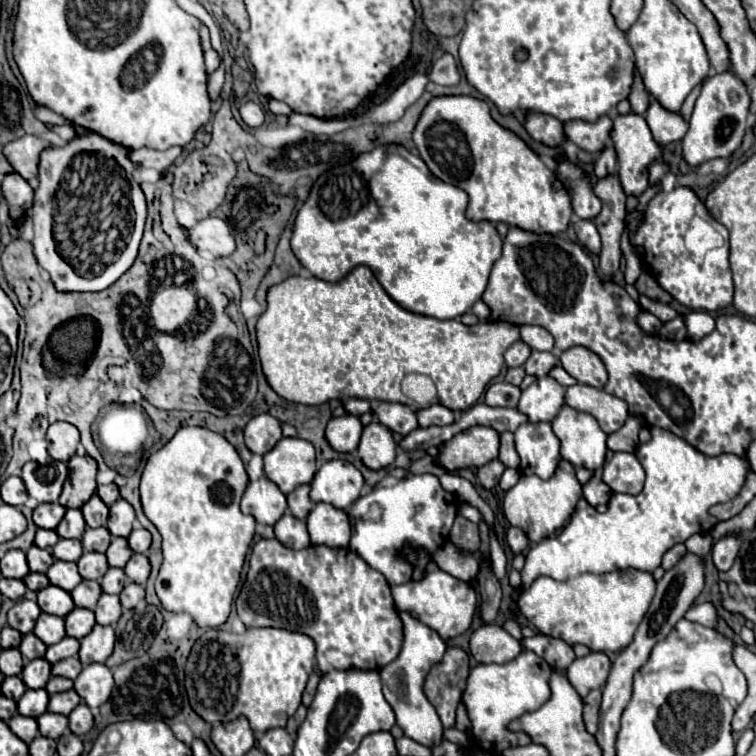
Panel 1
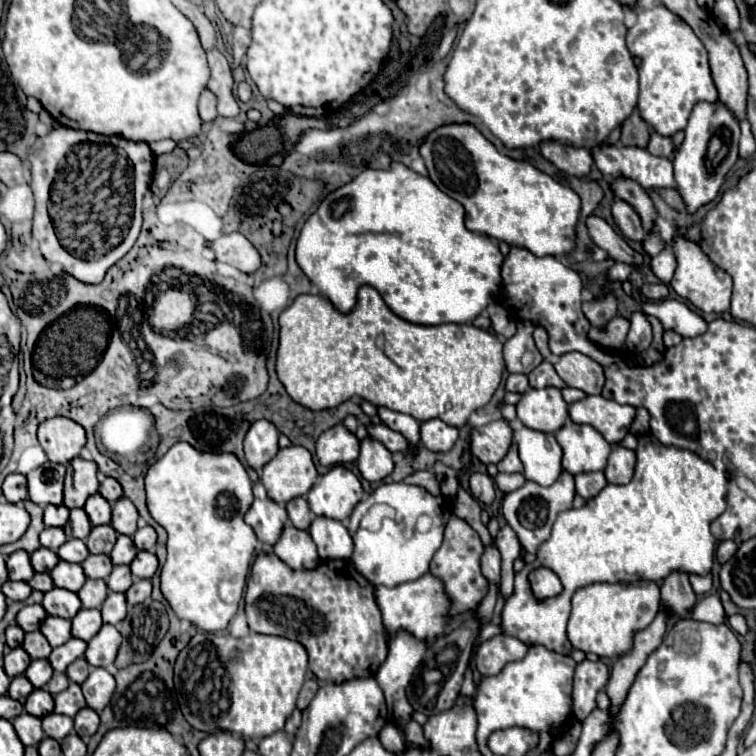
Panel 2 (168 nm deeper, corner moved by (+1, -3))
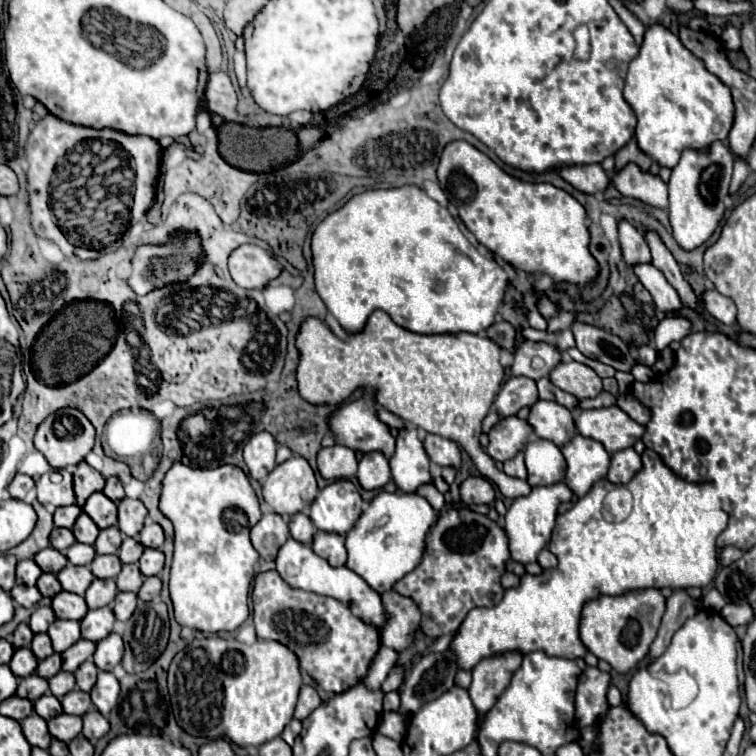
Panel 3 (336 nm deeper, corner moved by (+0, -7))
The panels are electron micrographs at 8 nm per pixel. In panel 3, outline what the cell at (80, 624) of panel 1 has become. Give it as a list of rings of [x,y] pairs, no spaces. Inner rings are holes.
[[[108,606],[98,608],[98,610],[88,610],[88,614],[80,620],[82,636],[86,640],[100,642],[102,638],[106,638],[114,630],[114,622],[116,622],[114,612]]]

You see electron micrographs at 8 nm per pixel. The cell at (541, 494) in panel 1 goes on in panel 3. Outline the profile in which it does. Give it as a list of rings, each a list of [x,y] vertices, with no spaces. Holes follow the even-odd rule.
[[[558,482],[554,486],[538,486],[532,488],[532,492],[528,496],[516,498],[514,504],[508,508],[506,516],[504,516],[504,530],[508,536],[508,546],[510,546],[510,556],[514,562],[520,564],[528,564],[528,562],[536,562],[538,552],[542,548],[546,548],[552,528],[554,528],[554,520],[558,514],[558,506],[562,502],[570,502],[572,498],[572,490],[564,484]]]

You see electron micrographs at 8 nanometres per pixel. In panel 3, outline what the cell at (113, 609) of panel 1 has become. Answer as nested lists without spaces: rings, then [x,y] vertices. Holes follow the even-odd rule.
[[[120,592],[116,600],[112,602],[112,610],[116,614],[116,620],[128,620],[136,610],[138,596],[134,592]]]

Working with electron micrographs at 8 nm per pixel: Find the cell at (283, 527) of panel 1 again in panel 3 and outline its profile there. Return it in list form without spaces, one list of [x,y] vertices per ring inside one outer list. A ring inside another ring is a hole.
[[[290,538],[278,552],[276,558],[276,570],[282,576],[282,580],[292,586],[292,588],[300,588],[306,592],[314,592],[320,596],[330,596],[336,598],[338,602],[346,604],[350,608],[350,612],[360,618],[364,624],[374,626],[378,632],[384,630],[386,626],[386,610],[382,604],[382,598],[378,592],[374,592],[356,572],[352,572],[346,566],[330,566],[324,558],[320,558],[318,554],[314,554],[314,550],[310,546],[302,546],[300,542],[294,542],[294,538]]]

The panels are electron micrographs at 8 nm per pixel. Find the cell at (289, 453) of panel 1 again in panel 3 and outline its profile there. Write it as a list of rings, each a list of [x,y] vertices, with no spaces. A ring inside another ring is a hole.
[[[292,456],[278,464],[262,484],[266,504],[280,516],[306,512],[318,492],[314,472],[304,458]]]

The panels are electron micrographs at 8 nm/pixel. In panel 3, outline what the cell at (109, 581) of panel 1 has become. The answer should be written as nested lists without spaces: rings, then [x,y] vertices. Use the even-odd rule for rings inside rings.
[[[124,564],[122,572],[116,578],[118,590],[122,590],[122,592],[126,592],[126,590],[138,592],[140,586],[142,586],[142,582],[144,582],[144,576],[142,576],[138,564]]]

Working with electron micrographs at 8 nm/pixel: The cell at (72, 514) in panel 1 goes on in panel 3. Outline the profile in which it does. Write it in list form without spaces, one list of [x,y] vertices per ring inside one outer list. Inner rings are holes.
[[[82,512],[78,516],[78,522],[72,526],[72,532],[74,532],[74,536],[76,536],[78,542],[94,544],[96,538],[98,538],[98,534],[100,534],[100,528],[94,524],[94,520],[86,512]]]

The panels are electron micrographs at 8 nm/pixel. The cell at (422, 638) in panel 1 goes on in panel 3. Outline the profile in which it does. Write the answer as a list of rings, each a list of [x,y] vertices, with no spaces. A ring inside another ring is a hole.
[[[394,666],[394,670],[390,672],[390,676],[386,678],[386,682],[382,684],[382,692],[390,692],[390,690],[398,690],[398,686],[404,680],[404,668],[402,666]]]

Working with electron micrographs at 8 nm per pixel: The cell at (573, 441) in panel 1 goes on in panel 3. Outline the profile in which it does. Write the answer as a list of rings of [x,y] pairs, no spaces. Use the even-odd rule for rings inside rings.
[[[576,434],[566,446],[562,446],[562,454],[568,462],[564,484],[580,498],[588,494],[594,482],[608,474],[610,454],[592,438],[582,438]]]

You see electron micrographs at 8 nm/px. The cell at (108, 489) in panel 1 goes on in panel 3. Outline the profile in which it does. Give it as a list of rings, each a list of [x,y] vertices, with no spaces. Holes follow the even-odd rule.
[[[112,476],[112,478],[108,478],[106,480],[106,486],[104,486],[104,490],[102,490],[112,502],[120,502],[122,498],[124,498],[124,488],[122,488],[122,482],[116,478],[116,476]]]

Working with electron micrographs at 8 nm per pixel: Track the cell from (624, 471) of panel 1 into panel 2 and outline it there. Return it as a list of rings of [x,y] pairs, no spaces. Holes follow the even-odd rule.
[[[615,446],[611,450],[605,478],[609,484],[629,484],[635,470],[635,452],[623,446]]]

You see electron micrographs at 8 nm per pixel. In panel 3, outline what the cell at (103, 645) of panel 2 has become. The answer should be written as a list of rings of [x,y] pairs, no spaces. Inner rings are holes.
[[[112,632],[110,636],[98,642],[94,664],[98,666],[98,670],[114,670],[114,666],[120,664],[122,654],[124,654],[124,642],[116,632]]]

